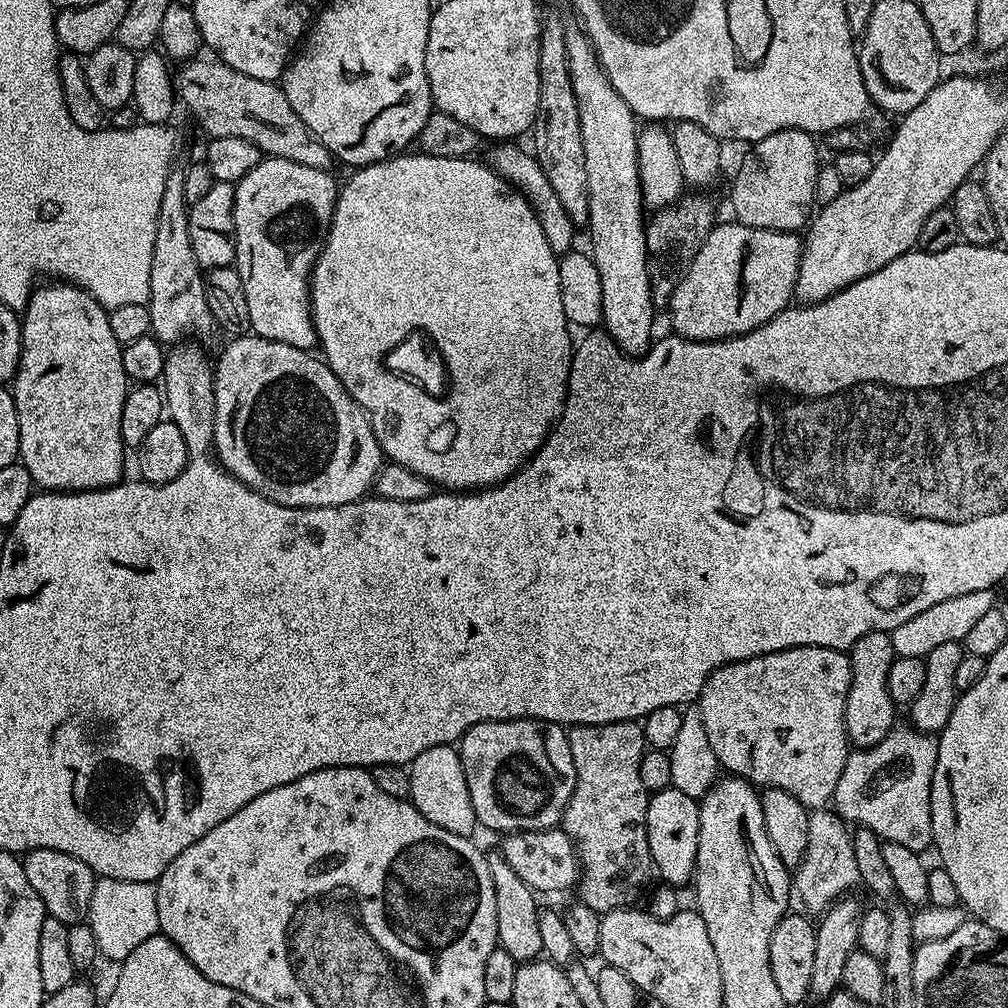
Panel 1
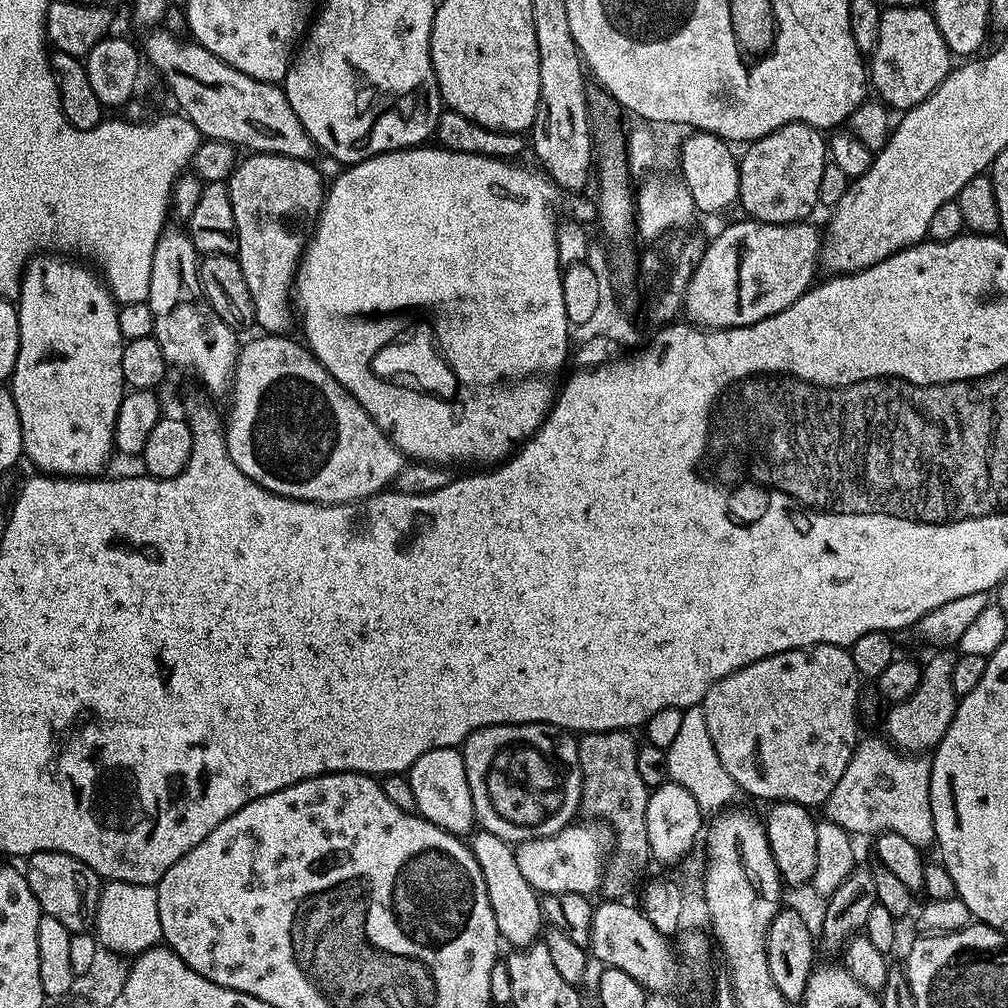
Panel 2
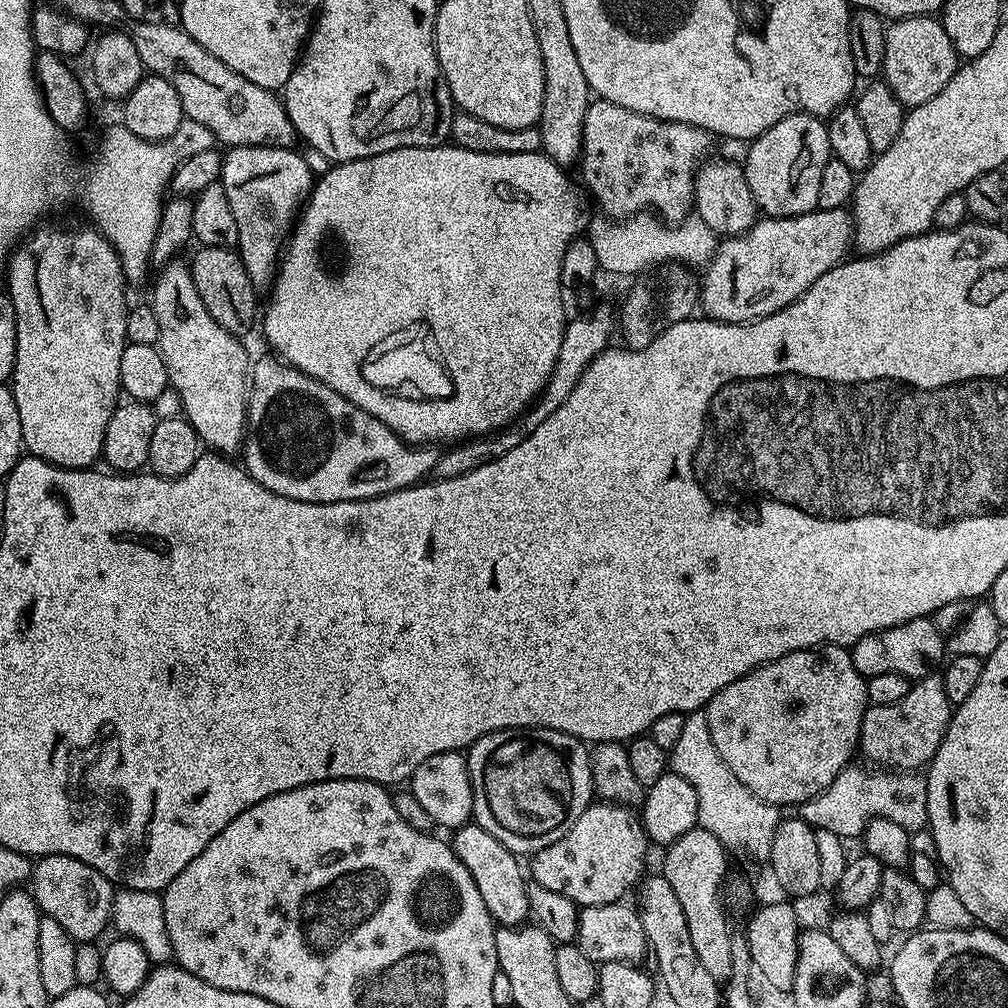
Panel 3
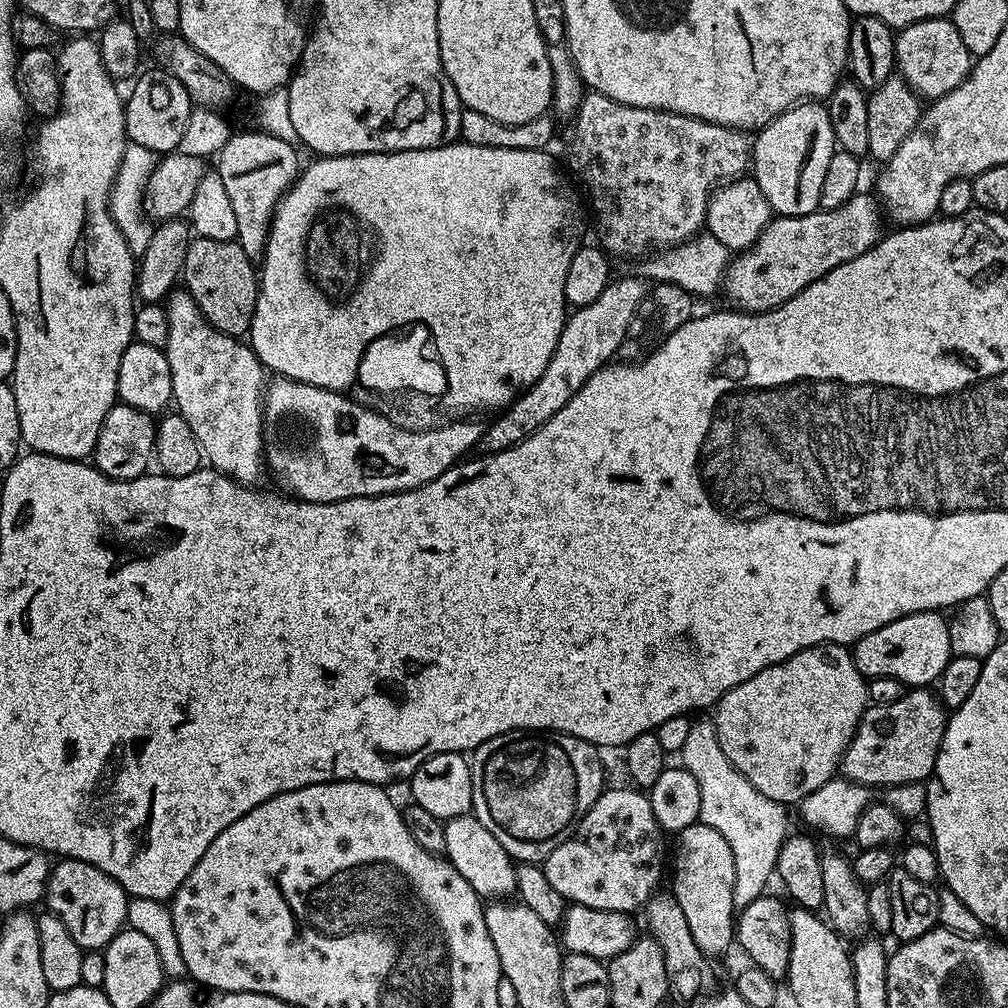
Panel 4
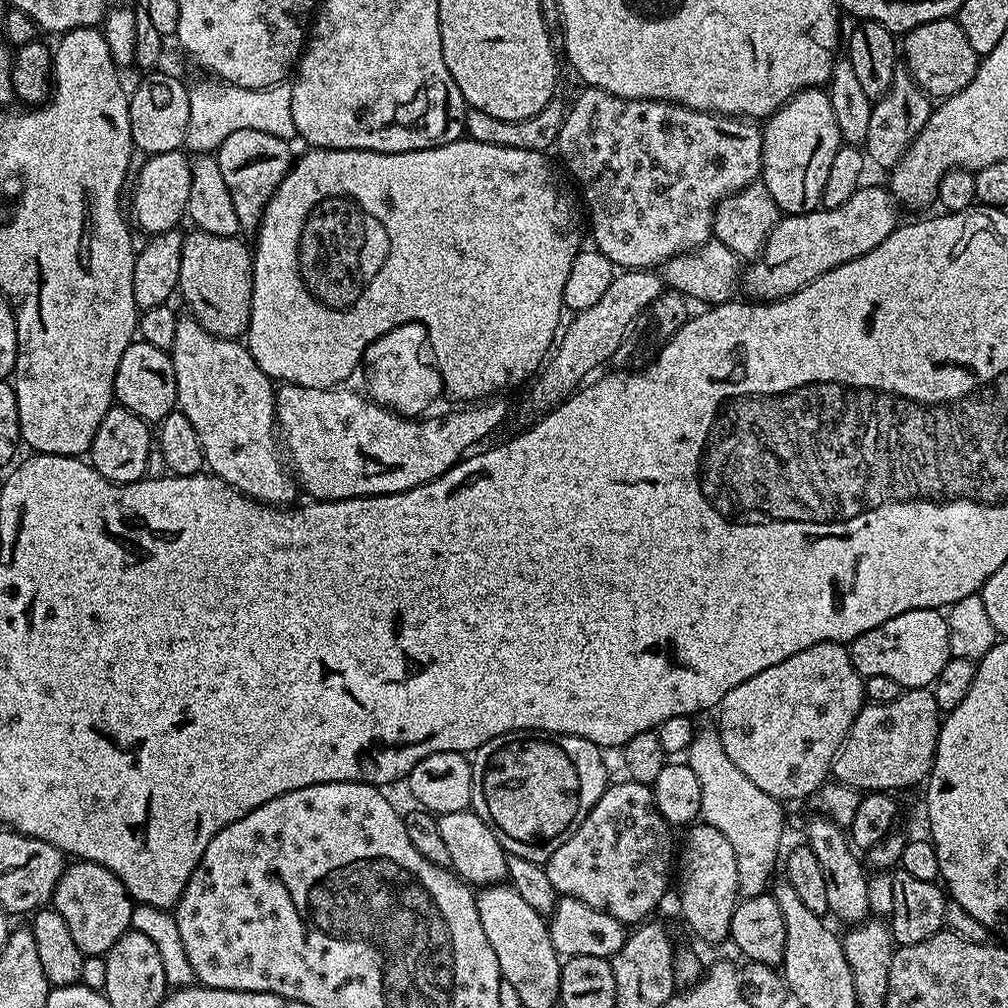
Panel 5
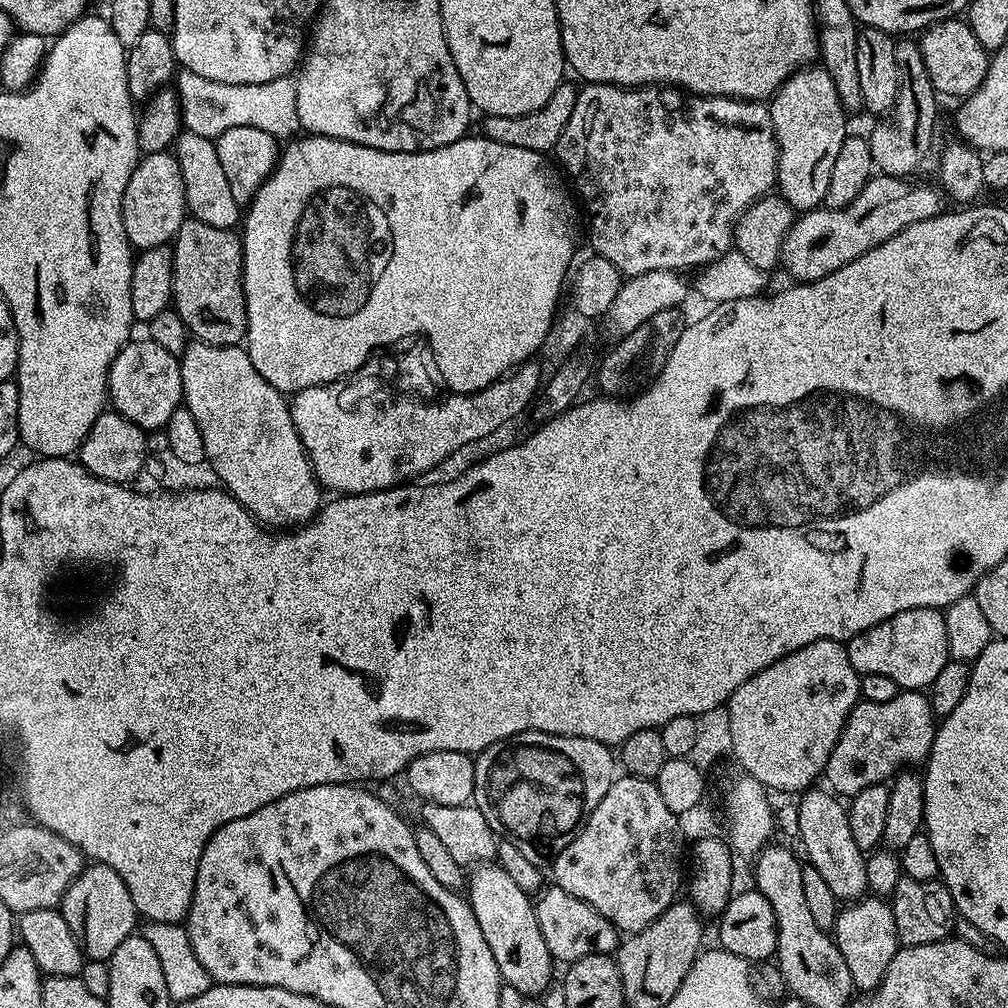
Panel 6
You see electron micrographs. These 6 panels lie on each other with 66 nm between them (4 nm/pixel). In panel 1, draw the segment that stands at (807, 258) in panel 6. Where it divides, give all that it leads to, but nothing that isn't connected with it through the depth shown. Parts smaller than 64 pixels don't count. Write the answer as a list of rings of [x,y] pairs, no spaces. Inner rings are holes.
[[[731,222],[732,224],[717,223],[711,234],[706,238],[706,242],[698,250],[698,254],[692,260],[692,265],[688,267],[684,277],[678,282],[678,286],[674,290],[674,294],[670,298],[666,312],[672,315],[671,331],[678,336],[684,336],[688,340],[727,340],[730,336],[744,336],[750,330],[754,330],[758,326],[762,326],[766,322],[770,322],[770,318],[774,318],[778,313],[783,312],[785,308],[793,303],[796,296],[796,280],[800,276],[798,274],[798,266],[800,265],[800,250],[802,240],[797,233],[779,232],[778,230],[762,230],[754,226],[746,226],[739,222]]]

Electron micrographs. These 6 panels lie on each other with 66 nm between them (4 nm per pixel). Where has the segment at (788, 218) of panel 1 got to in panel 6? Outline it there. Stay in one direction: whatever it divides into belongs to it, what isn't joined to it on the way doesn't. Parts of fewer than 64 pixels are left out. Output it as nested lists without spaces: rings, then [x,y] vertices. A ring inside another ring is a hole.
[[[822,66],[801,68],[782,87],[777,88],[776,95],[770,100],[770,111],[777,147],[776,188],[779,195],[784,197],[784,201],[797,213],[811,212],[823,205],[826,186],[830,186],[830,173],[834,171],[834,162],[838,158],[838,150],[842,150],[842,142],[850,135],[849,117],[838,98],[838,90],[830,74]]]

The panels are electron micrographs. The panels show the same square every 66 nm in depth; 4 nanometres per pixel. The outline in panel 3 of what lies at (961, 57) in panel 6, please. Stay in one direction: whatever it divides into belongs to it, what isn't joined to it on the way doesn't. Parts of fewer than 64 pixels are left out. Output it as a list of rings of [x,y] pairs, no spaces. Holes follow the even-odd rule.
[[[935,15],[908,16],[888,28],[882,80],[894,90],[901,104],[915,106],[934,98],[954,78],[957,67],[954,42]]]

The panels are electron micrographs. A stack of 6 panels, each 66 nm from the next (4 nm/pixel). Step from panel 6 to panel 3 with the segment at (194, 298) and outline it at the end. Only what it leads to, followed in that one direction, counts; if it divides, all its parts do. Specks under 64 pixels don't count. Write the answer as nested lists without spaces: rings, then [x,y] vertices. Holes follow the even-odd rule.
[[[203,246],[195,249],[197,252],[190,259],[190,271],[194,278],[194,286],[198,290],[198,298],[202,298],[202,306],[206,306],[206,310],[210,310],[210,318],[214,318],[214,322],[218,322],[218,326],[222,326],[227,332],[234,336],[243,337],[244,332],[248,332],[252,328],[252,323],[257,323],[258,308],[256,312],[256,296],[258,290],[250,282],[250,274],[246,274],[246,266],[242,266],[242,258],[236,248],[219,248],[218,246]]]

